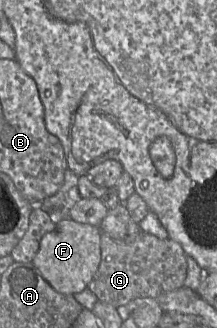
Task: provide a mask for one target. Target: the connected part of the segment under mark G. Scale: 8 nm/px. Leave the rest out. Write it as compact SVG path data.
M101 232L101 261L87 286L98 300L115 308L136 298L157 298L162 293L184 287L187 277L187 254L176 241L141 233L131 242L117 241Z

